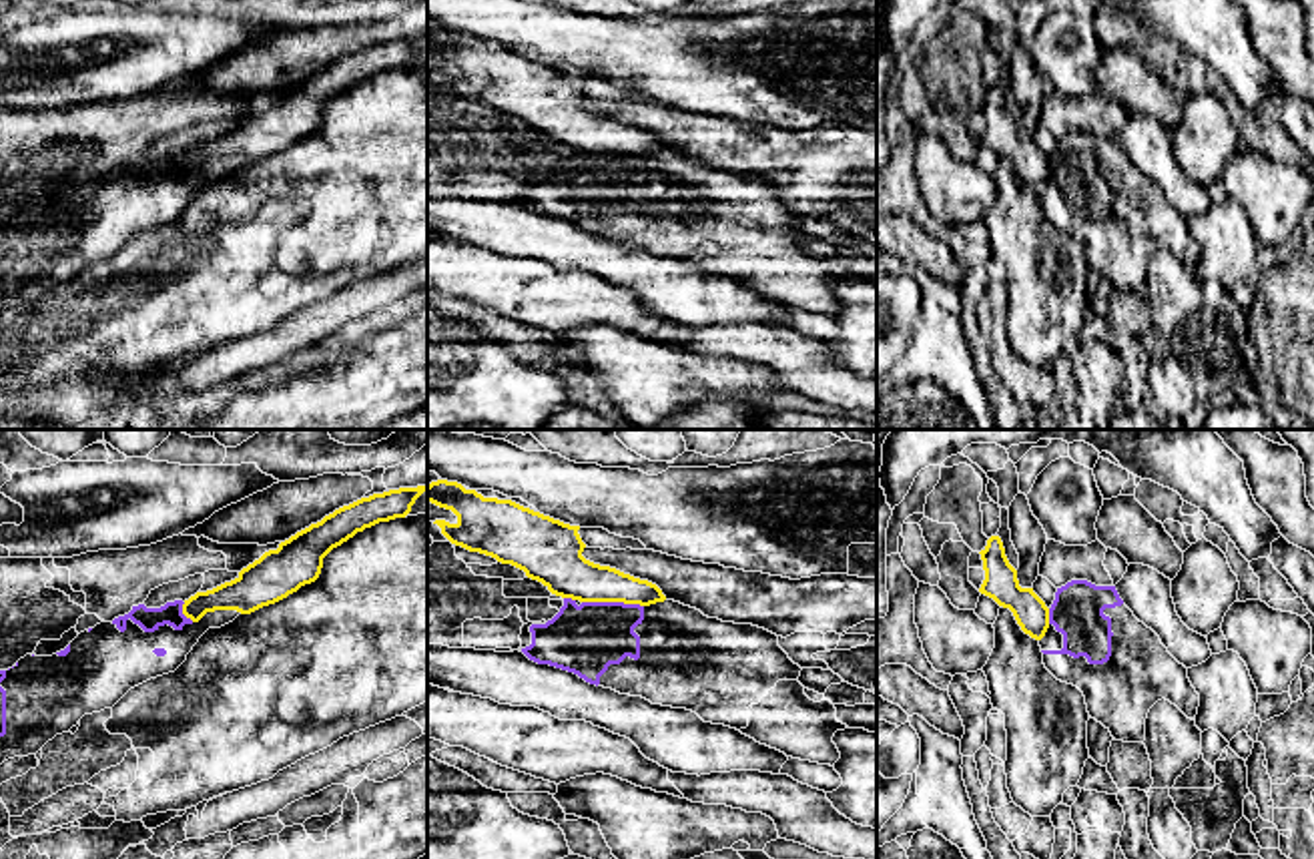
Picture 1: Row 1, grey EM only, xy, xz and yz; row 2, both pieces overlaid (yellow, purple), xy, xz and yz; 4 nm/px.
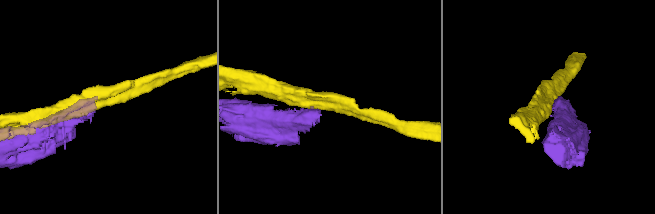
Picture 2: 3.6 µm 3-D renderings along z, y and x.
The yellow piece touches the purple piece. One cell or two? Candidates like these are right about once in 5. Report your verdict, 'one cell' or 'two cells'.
two cells

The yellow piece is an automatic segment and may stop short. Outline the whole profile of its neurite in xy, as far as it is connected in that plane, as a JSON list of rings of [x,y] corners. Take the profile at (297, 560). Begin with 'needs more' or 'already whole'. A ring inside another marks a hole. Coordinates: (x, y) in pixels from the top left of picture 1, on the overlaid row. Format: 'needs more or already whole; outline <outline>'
already whole; outline [[[427,484],[389,490],[335,510],[321,522],[281,542],[277,550],[265,552],[243,568],[235,580],[185,600],[183,614],[193,622],[215,610],[251,614],[287,598],[319,578],[323,558],[333,548],[379,522],[405,518],[425,490]]]

